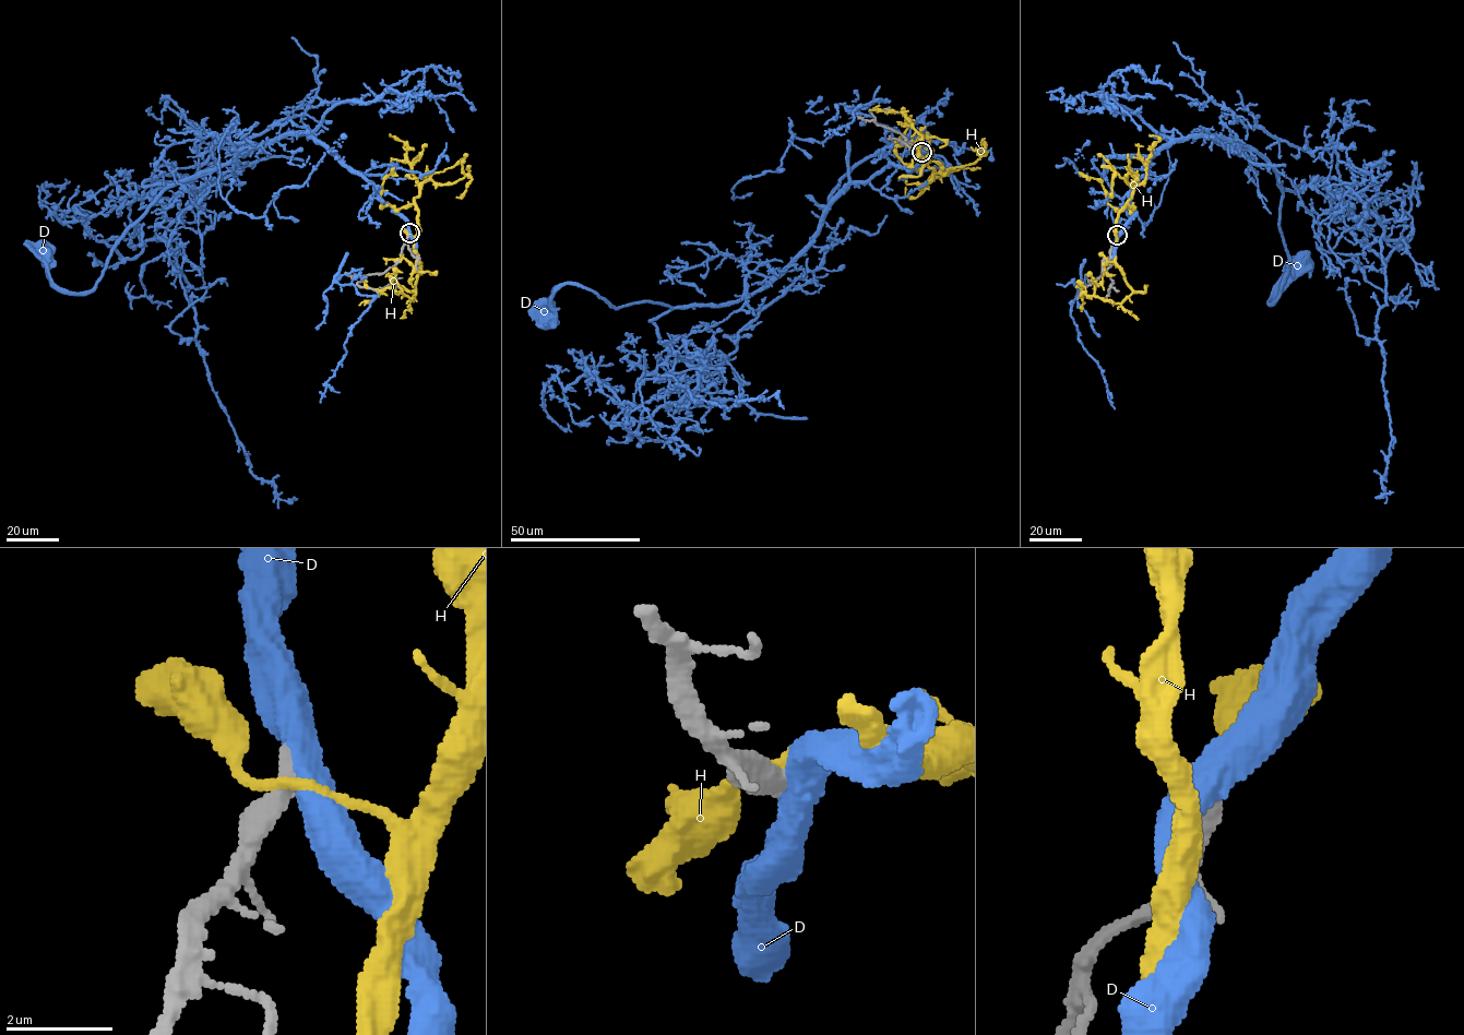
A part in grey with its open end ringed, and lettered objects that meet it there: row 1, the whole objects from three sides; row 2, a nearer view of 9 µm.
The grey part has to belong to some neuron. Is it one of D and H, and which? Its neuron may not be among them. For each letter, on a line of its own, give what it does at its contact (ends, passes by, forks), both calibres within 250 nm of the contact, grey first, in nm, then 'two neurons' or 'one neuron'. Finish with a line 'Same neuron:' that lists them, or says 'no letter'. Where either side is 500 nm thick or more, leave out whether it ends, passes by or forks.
D: 440 nm thick on the grey side, 550 nm on the other; two neurons
H: 550 nm thick on the grey side, 180 nm on the other; two neurons
Same neuron: no letter

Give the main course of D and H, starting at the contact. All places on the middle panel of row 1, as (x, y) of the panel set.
D: (921, 152), (908, 169), (889, 165), (849, 183), (810, 242), (737, 300), (614, 307), (566, 284), (547, 319)
H: (921, 152), (930, 150), (925, 165), (919, 154), (921, 135), (902, 112), (869, 109)

